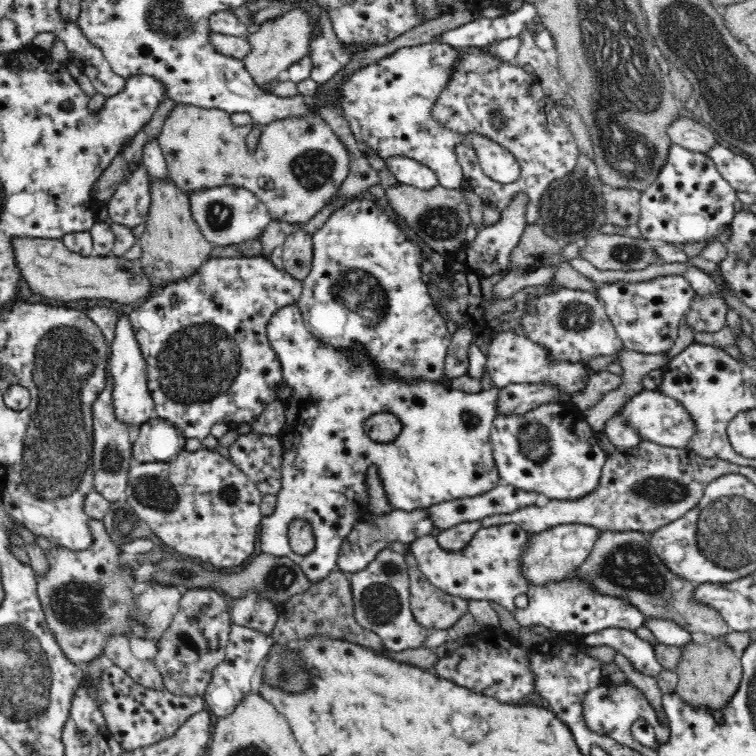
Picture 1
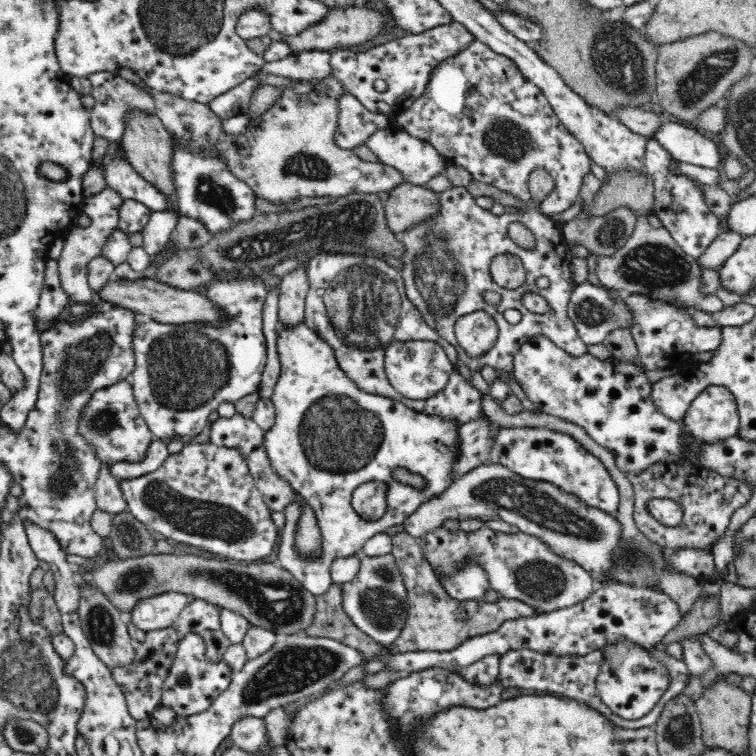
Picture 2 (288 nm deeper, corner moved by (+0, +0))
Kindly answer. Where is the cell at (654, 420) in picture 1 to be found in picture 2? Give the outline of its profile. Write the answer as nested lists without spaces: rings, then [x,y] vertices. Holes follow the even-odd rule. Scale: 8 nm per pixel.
[[[708,386],[688,408],[686,428],[694,438],[714,444],[740,432],[740,412],[736,396],[724,386]]]

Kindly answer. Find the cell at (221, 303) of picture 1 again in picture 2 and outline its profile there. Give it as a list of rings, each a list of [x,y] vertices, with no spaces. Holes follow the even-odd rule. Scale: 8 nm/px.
[[[260,278],[252,282],[216,282],[204,286],[200,292],[230,316],[230,324],[222,330],[206,324],[154,324],[148,316],[136,316],[140,326],[134,340],[136,368],[128,382],[134,386],[142,418],[156,440],[196,436],[210,424],[208,416],[218,410],[222,400],[236,402],[260,392],[266,364],[262,306],[268,296],[268,284],[270,282]]]

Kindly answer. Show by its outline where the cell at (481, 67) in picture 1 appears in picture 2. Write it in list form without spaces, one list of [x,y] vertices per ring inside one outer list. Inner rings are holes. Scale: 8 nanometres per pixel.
[[[480,40],[472,42],[470,50],[460,54],[458,58],[444,60],[432,72],[426,94],[420,100],[416,100],[408,108],[408,112],[392,118],[392,126],[400,128],[408,136],[416,136],[420,140],[430,142],[448,164],[464,166],[466,170],[472,172],[474,180],[480,180],[506,194],[512,194],[522,202],[532,200],[528,188],[530,174],[538,168],[546,170],[554,180],[552,194],[548,194],[548,198],[542,202],[542,214],[548,218],[550,214],[564,212],[576,202],[580,202],[580,190],[584,186],[584,178],[592,174],[590,154],[584,150],[582,142],[562,126],[548,98],[542,94],[542,90],[536,84],[532,84],[528,78],[524,78],[524,72],[520,72],[512,60],[492,52],[488,44],[482,44]]]

